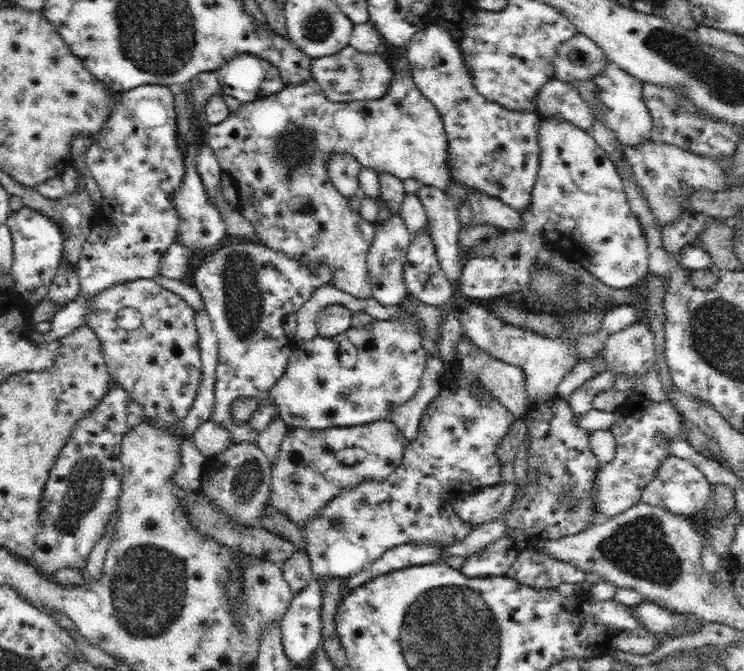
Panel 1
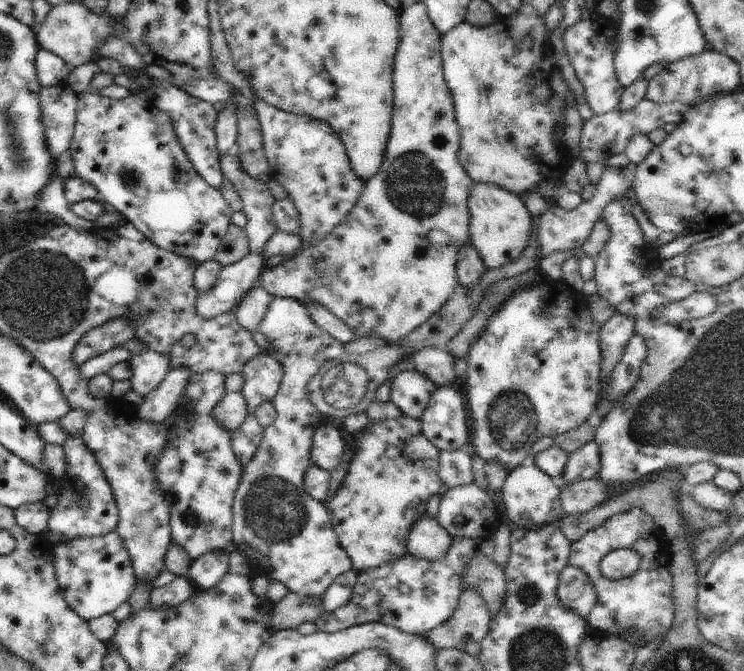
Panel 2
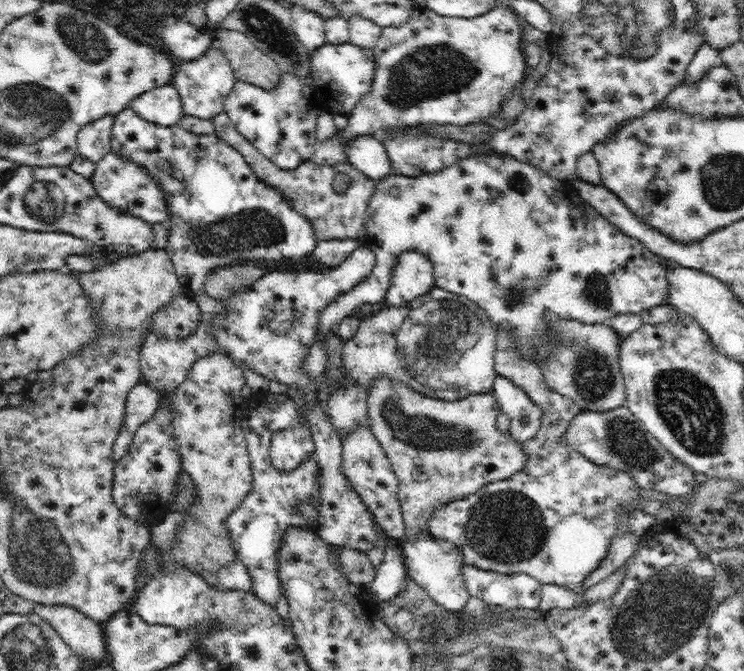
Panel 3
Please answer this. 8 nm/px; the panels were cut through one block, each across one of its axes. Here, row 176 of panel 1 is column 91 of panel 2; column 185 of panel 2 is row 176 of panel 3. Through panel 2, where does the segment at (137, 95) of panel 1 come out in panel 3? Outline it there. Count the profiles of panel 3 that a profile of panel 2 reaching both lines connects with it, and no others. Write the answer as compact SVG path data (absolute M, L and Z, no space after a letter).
M132 107L113 117L111 151L149 172L164 193L170 216L170 222L163 224L169 232L165 251L173 262L184 294L196 298L204 292L211 272L220 267L230 267L244 260L274 262L280 258L298 259L313 252L318 240L308 219L300 216L273 186L262 182L242 153L228 146L218 135L194 134L180 125L157 125L144 120Z

